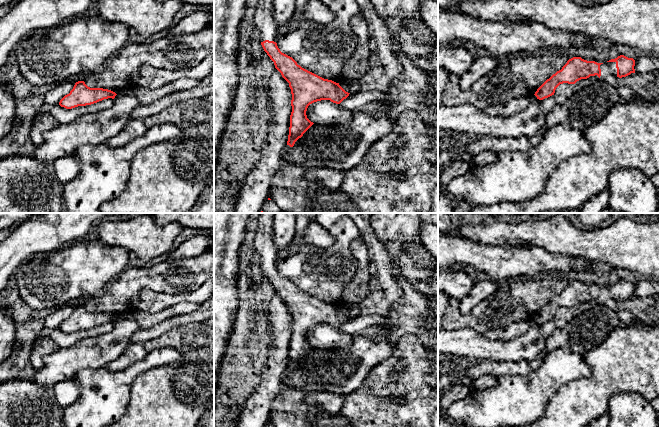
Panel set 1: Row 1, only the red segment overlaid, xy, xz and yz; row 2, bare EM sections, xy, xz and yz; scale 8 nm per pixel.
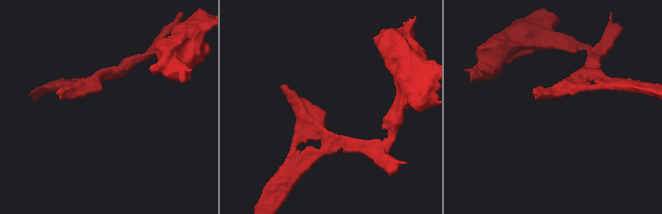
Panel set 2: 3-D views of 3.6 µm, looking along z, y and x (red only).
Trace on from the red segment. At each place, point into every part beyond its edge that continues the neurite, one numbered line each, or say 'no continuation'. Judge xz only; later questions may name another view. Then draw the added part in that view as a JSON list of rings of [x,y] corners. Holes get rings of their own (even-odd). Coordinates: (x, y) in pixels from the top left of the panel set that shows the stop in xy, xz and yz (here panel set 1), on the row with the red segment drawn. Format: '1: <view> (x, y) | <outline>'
1: xz (266, 27) | [[[258,0],[253,21],[260,41],[277,41],[279,25],[273,18],[273,0]]]

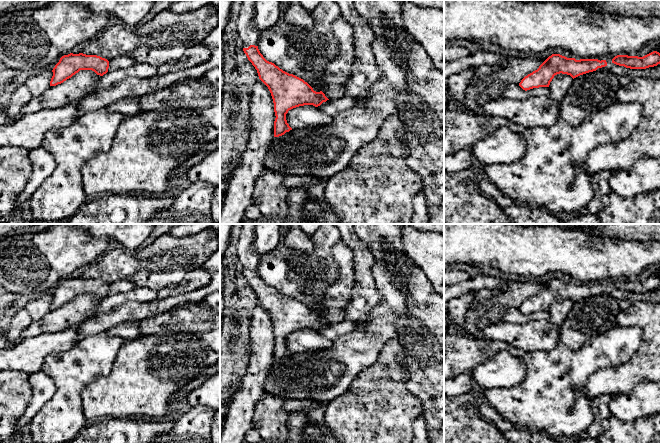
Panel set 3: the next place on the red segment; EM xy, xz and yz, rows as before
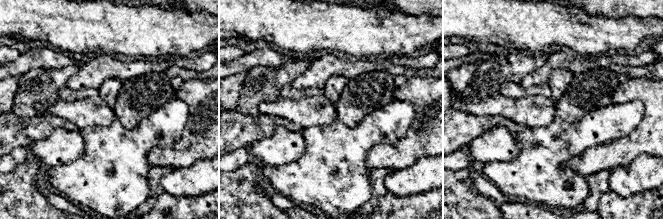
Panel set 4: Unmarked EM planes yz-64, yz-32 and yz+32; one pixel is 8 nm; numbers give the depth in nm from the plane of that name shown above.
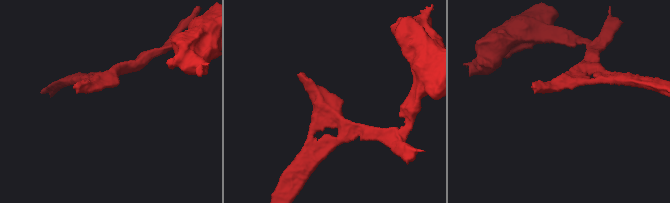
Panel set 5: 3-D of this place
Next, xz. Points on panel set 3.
1: xz (248, 34) | [[[242,0],[242,7],[235,28],[242,41],[242,47],[257,46],[261,31],[253,27],[255,14],[255,0]]]

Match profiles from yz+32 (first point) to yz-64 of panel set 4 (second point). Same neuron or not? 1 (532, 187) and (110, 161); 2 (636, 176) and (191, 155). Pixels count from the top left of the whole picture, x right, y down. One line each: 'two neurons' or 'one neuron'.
1: one neuron
2: two neurons

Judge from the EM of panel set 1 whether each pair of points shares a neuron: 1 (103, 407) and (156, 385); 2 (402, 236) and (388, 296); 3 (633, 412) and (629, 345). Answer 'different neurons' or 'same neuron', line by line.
1: different neurons
2: different neurons
3: different neurons

